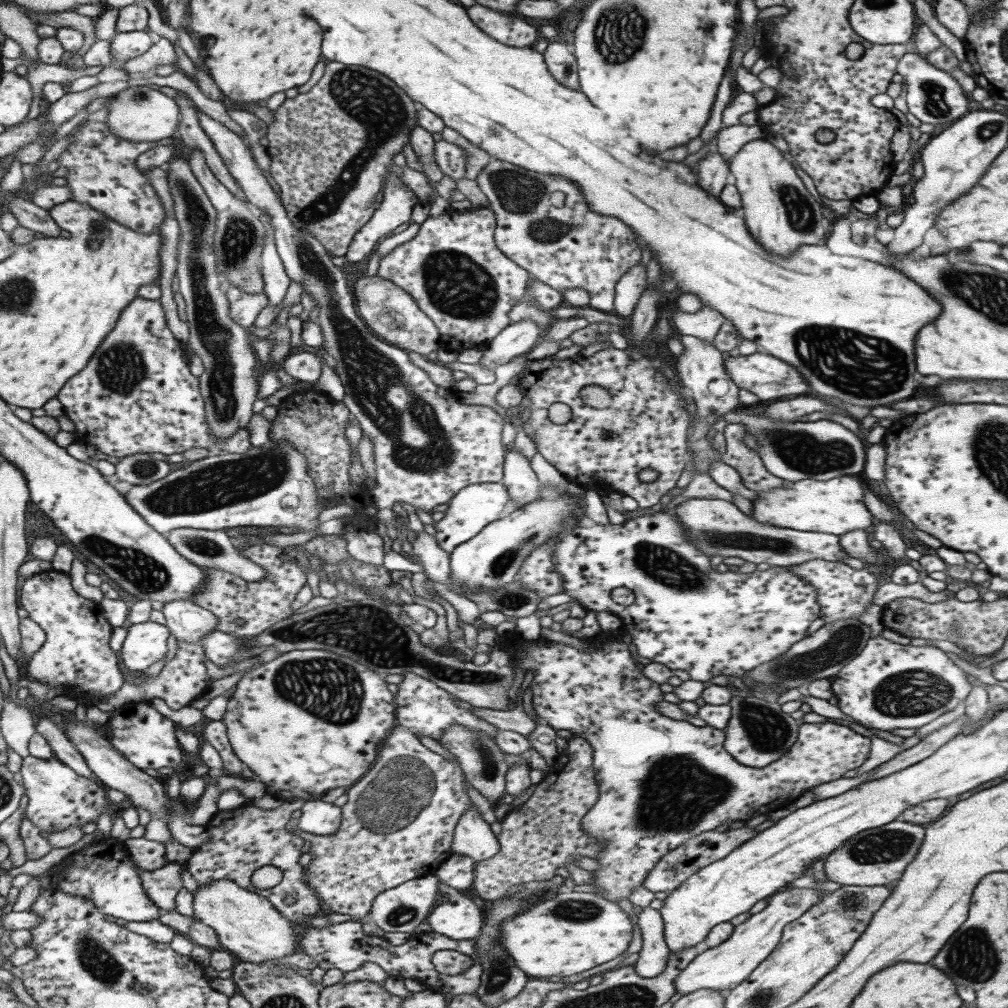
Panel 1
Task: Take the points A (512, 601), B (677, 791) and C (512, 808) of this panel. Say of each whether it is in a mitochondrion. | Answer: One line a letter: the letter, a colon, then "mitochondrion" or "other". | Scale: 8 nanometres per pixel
A: mitochondrion
B: mitochondrion
C: other

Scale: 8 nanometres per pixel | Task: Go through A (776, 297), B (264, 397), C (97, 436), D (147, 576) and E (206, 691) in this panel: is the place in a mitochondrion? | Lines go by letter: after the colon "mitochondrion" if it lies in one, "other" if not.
A: other
B: other
C: other
D: mitochondrion
E: other

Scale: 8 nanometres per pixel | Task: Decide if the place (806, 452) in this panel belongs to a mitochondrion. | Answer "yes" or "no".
yes

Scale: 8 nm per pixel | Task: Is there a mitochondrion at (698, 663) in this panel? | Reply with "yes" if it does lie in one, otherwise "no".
no

